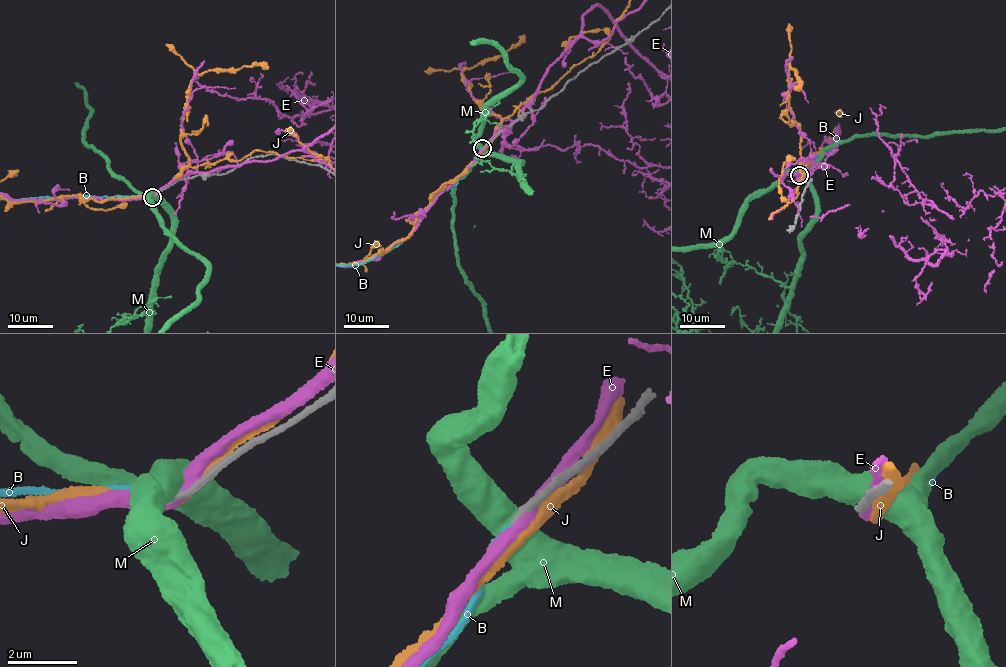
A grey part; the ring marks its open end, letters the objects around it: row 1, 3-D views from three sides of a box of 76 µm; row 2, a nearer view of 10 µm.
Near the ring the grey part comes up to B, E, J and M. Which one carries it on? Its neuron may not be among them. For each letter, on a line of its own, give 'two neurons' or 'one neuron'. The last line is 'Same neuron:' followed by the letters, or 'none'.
B: one neuron
E: two neurons
J: two neurons
M: two neurons
Same neuron: B

